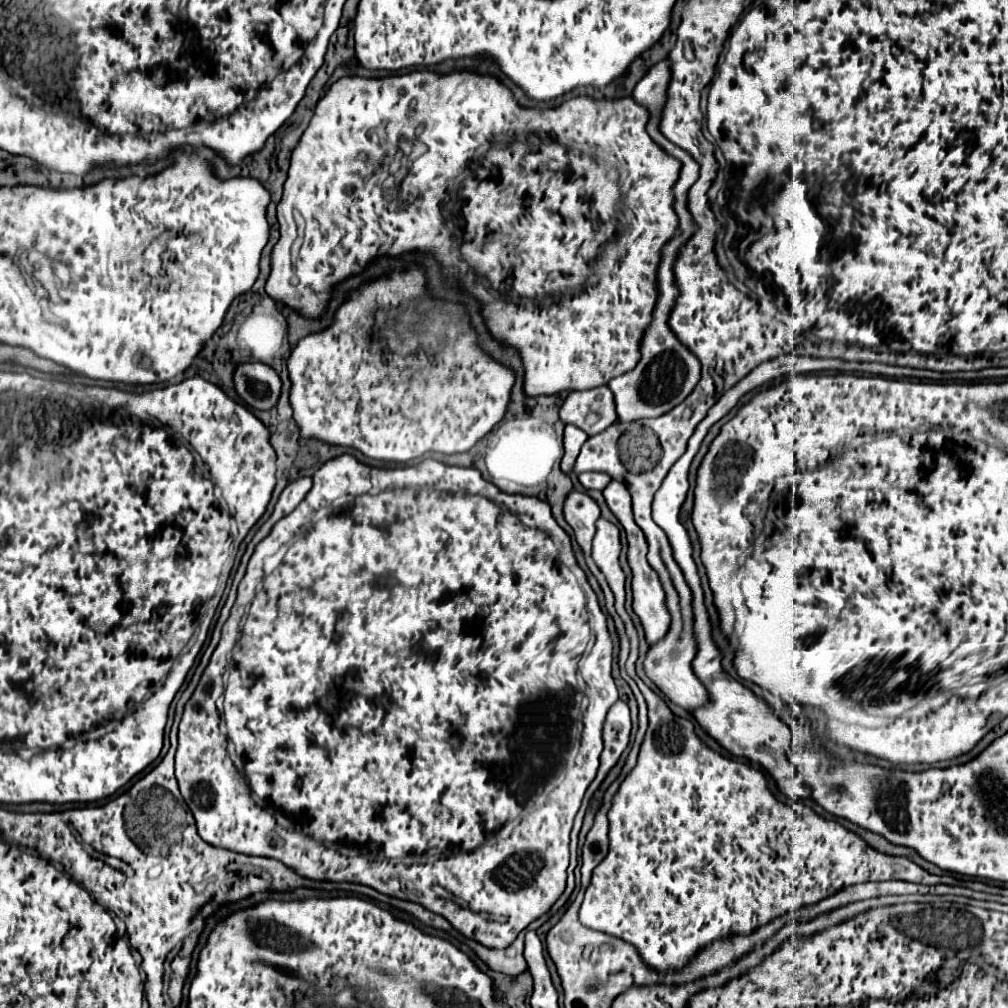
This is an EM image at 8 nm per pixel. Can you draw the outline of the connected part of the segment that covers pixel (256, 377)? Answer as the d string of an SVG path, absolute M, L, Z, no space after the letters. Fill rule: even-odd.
M239 363L233 383L237 395L253 409L271 409L281 393L279 375L265 363Z

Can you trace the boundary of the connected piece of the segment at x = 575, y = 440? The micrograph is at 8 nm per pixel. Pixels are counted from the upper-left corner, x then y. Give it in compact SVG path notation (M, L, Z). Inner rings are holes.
M575 425L565 427L565 455L561 459L561 471L571 473L573 463L581 451L581 445L587 441L587 433Z

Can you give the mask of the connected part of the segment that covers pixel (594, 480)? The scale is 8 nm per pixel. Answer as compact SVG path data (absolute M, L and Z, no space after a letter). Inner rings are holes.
M581 473L581 475L579 475L579 483L581 483L585 489L603 491L609 481L611 481L611 477L607 477L605 473Z

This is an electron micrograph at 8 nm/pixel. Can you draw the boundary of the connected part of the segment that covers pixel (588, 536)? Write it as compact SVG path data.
M571 491L567 495L567 499L565 499L565 521L573 527L575 539L577 539L577 543L579 543L579 547L583 551L586 564L604 593L606 609L614 621L619 636L619 661L627 661L627 657L629 657L629 639L625 635L624 623L615 609L613 592L591 556L595 523L597 523L599 517L601 517L599 505L587 493Z

